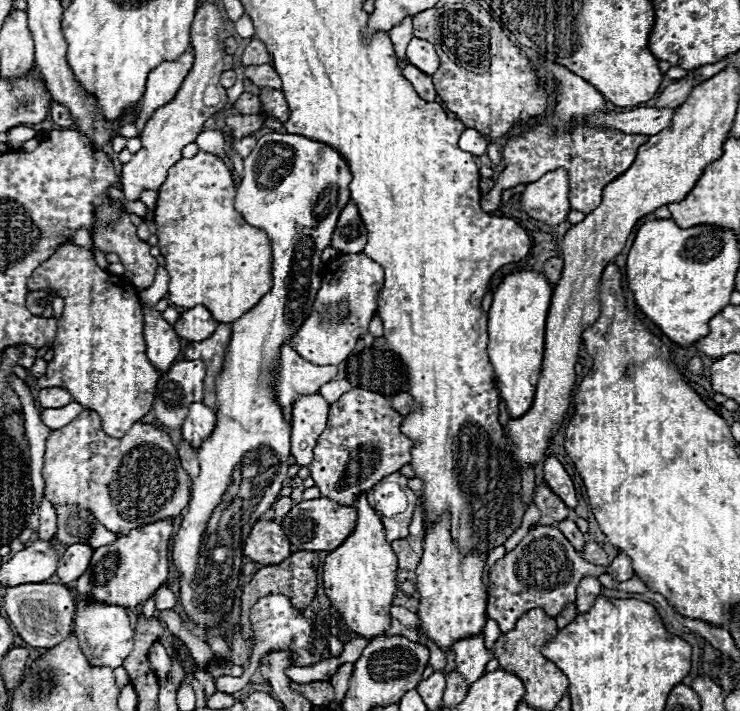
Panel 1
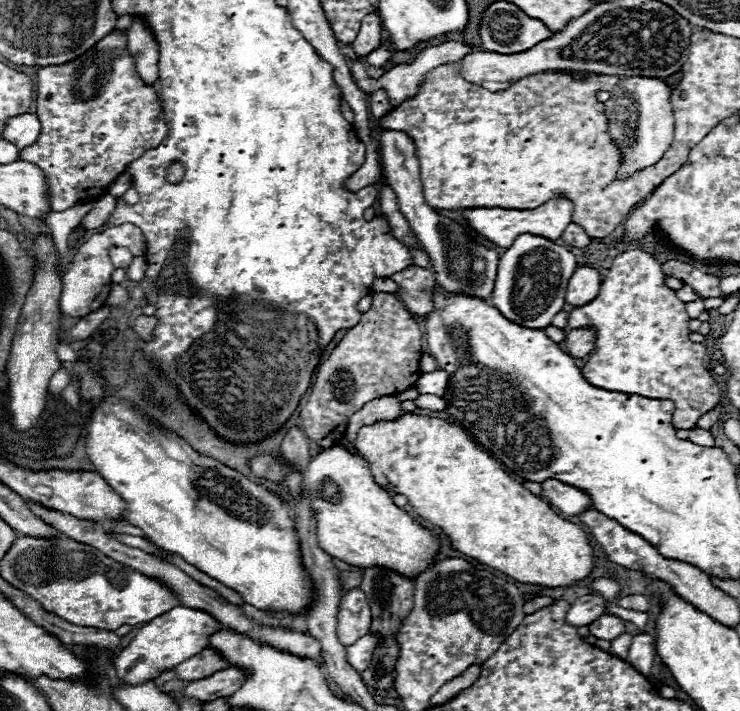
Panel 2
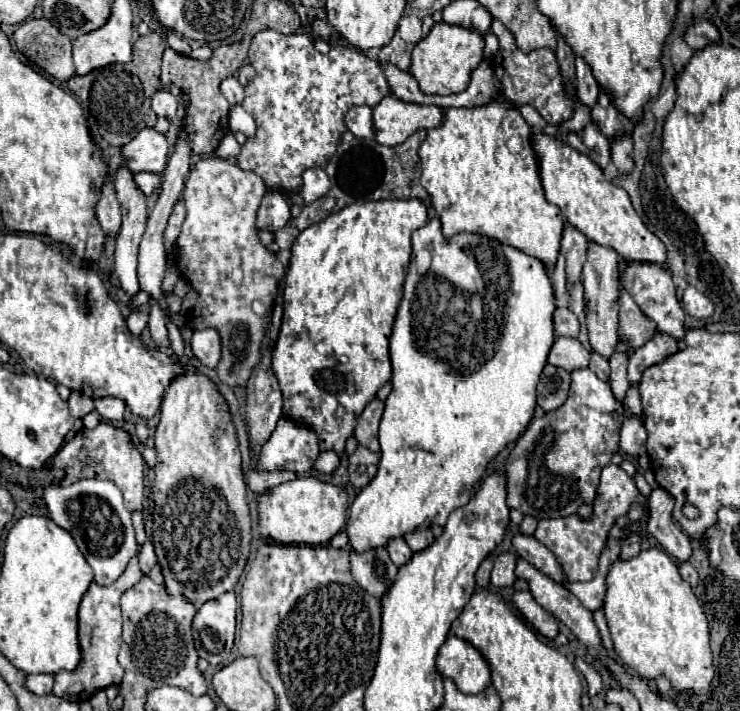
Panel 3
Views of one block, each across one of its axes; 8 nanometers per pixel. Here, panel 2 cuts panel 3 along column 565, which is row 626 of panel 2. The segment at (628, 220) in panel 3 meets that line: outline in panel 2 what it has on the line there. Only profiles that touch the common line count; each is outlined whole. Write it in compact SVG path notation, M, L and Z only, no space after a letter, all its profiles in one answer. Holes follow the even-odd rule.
M176 606L162 616L146 622L136 636L130 640L130 644L116 656L114 660L114 670L118 678L126 684L142 684L148 680L154 680L160 676L164 670L172 670L180 662L188 660L190 656L202 652L208 648L208 636L218 628L218 620L212 618L210 614L186 606Z

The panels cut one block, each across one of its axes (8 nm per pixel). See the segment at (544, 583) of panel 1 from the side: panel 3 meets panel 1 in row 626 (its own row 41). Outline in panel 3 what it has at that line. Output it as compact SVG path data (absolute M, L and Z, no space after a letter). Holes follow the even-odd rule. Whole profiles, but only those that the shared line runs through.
M498 20L492 22L490 32L496 34L498 40L500 40L500 48L498 48L498 52L492 60L492 68L494 68L494 74L498 76L500 84L502 84L502 92L506 94L506 98L516 106L530 104L550 124L572 118L574 116L574 98L570 98L566 94L566 86L564 86L562 76L560 76L560 68L558 68L554 52L548 50L548 48L534 50L534 52L528 52L528 54L522 52L514 44L514 38L508 32L508 28Z

